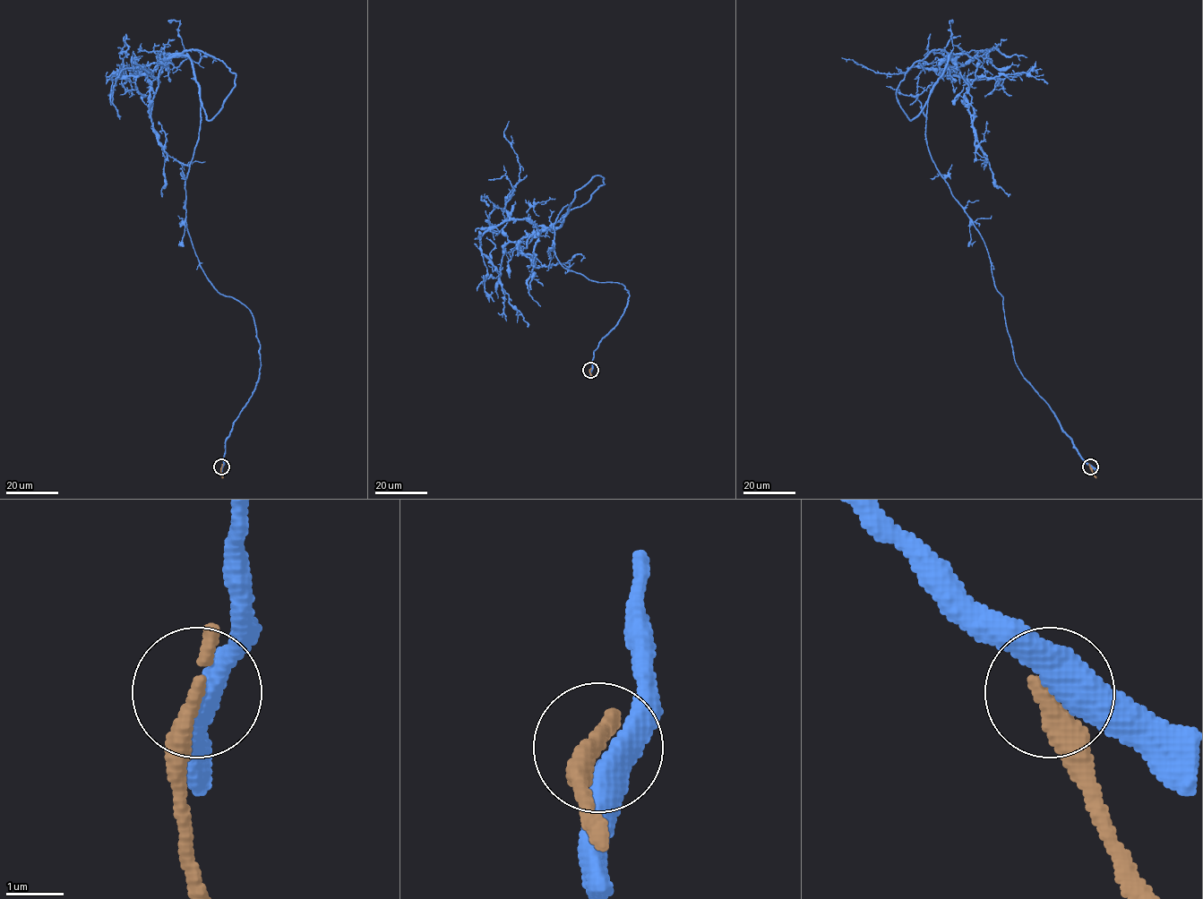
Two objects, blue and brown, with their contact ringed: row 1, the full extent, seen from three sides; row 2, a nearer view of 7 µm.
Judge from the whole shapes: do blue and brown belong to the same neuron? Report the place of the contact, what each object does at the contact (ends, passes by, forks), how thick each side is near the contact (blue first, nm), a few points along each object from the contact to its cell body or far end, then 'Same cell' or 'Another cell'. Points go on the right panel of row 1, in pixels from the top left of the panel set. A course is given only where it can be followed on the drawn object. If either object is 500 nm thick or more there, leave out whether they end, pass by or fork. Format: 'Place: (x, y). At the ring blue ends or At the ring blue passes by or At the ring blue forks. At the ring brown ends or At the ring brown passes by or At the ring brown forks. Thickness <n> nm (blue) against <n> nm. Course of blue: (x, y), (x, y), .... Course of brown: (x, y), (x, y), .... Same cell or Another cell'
Place: (1090, 466). At the ring blue passes by. At the ring brown passes by. Thickness 480 nm (blue) against 280 nm. Course of blue: (1090, 466), (1015, 361), (986, 246), (925, 136), (927, 99), (949, 55), (942, 76), (1023, 72), (1048, 83). Course of brown: (1090, 466), (1096, 477). Another cell

